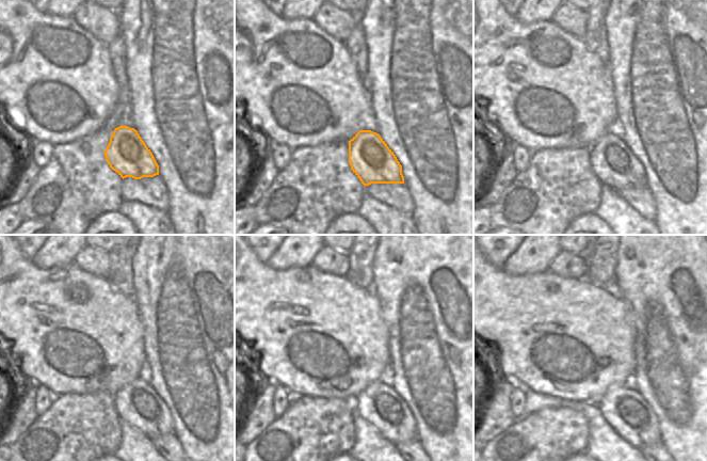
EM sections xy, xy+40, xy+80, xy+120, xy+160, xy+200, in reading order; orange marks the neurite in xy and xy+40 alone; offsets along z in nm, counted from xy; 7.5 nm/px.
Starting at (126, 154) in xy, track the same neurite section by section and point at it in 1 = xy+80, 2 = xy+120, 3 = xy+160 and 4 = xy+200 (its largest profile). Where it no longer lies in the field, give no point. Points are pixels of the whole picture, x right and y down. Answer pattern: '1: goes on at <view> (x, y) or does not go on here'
1: goes on at xy+80 (614, 164)
2: goes on at xy+120 (138, 403)
3: goes on at xy+160 (382, 406)
4: goes on at xy+200 (631, 416)

